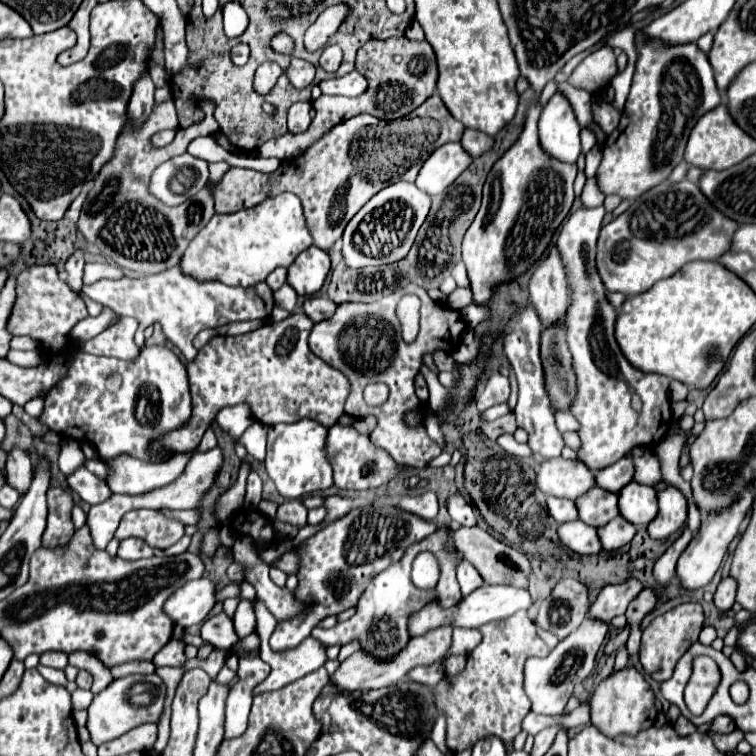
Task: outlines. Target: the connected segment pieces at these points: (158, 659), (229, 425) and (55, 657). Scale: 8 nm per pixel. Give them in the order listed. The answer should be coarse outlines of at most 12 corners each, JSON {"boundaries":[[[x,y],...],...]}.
{"boundaries":[[[167,642],[155,655],[156,667],[181,667],[186,662],[183,642]],[[247,402],[221,408],[215,422],[239,438],[255,422]],[[63,652],[41,654],[41,664],[63,670],[67,656]]]}

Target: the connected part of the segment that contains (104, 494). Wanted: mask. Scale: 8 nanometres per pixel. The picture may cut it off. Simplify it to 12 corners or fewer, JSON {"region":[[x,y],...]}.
{"region":[[85,466],[69,474],[67,484],[89,504],[111,496],[107,482]]}

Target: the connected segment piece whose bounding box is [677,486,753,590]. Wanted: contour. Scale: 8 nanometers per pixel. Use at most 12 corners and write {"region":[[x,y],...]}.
{"region":[[747,486],[723,514],[705,514],[677,562],[689,590],[711,582],[753,504]]}

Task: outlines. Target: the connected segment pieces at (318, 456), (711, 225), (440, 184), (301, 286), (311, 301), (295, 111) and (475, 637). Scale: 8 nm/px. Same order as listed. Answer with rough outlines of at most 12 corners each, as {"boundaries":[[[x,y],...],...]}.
{"boundaries":[[[269,428],[265,468],[283,498],[333,486],[327,428]],[[689,180],[601,228],[597,270],[637,296],[717,260],[737,224]],[[459,142],[425,160],[415,184],[441,194],[469,164]],[[307,248],[287,268],[287,284],[301,296],[321,290],[331,262]],[[323,296],[303,302],[303,310],[313,322],[331,318],[337,304]],[[294,103],[287,114],[291,133],[305,132],[312,118],[307,105]],[[454,628],[451,654],[469,654],[479,642],[478,629]]]}

